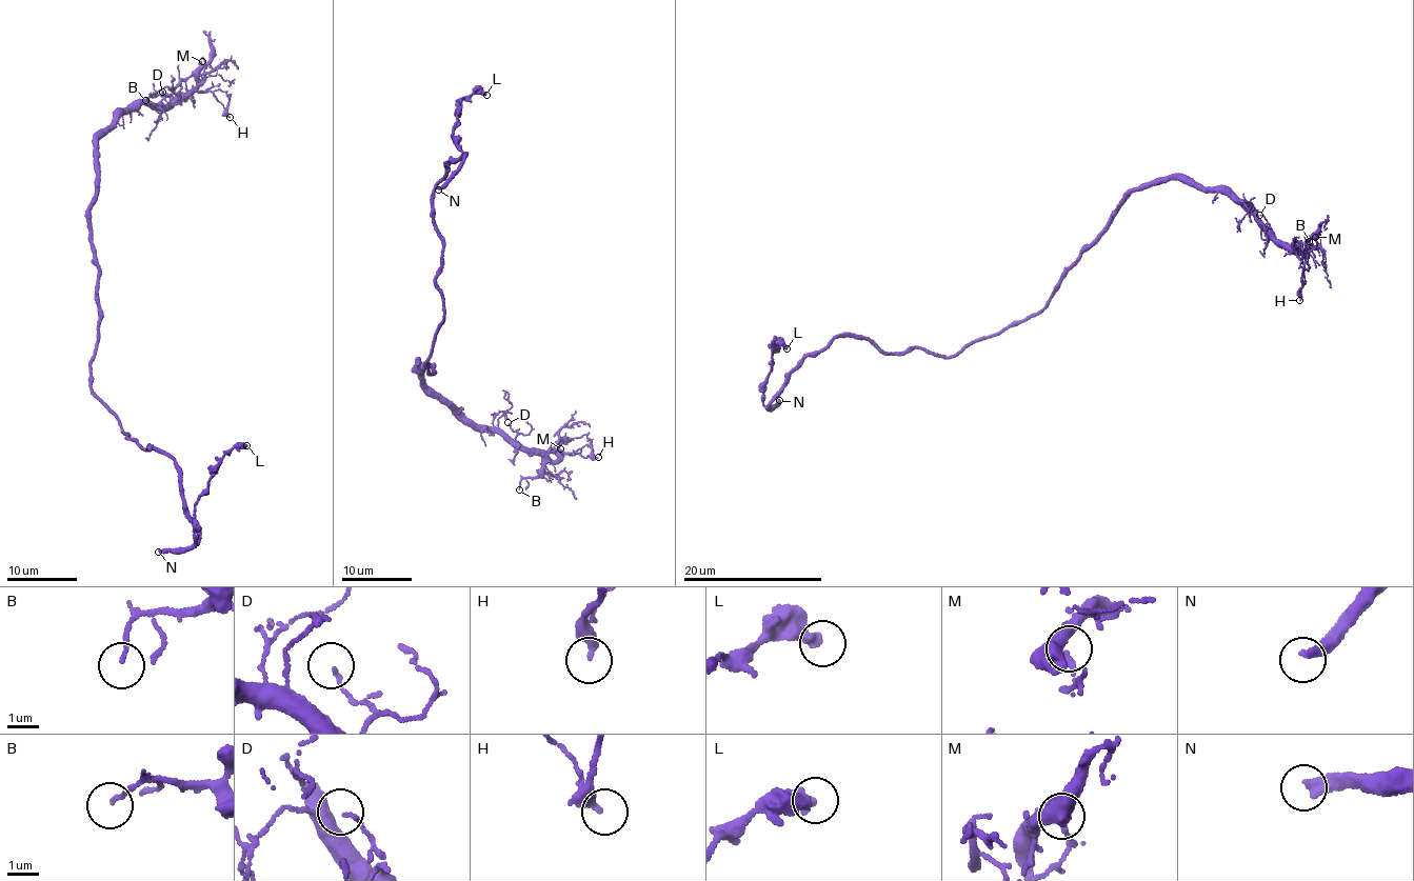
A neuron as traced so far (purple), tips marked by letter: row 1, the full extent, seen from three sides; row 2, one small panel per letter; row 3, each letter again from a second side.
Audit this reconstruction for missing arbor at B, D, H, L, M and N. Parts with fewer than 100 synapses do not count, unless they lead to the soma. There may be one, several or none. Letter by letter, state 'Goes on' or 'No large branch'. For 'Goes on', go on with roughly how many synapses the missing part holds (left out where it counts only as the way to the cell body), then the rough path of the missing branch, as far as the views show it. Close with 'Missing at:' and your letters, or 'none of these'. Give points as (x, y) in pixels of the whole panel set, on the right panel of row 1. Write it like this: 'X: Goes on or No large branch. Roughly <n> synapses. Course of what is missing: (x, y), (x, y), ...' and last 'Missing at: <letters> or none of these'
B: No large branch
D: No large branch
H: No large branch
L: No large branch
M: No large branch
N: Goes on. Roughly 300 synapses. Course of what is missing: (779, 400), (758, 409), (749, 446), (731, 477), (730, 466), (759, 420), (751, 411)
Missing at: N

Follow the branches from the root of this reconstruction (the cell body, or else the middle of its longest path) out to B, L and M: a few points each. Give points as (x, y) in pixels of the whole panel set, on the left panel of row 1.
B: (92, 361), (100, 319), (87, 214), (98, 172), (96, 140), (123, 113), (179, 97), (152, 95), (145, 100)
L: (92, 361), (94, 393), (124, 435), (175, 462), (194, 542), (196, 503), (214, 465), (246, 445)
M: (92, 361), (100, 319), (87, 214), (96, 140), (123, 113), (193, 92), (202, 61)

